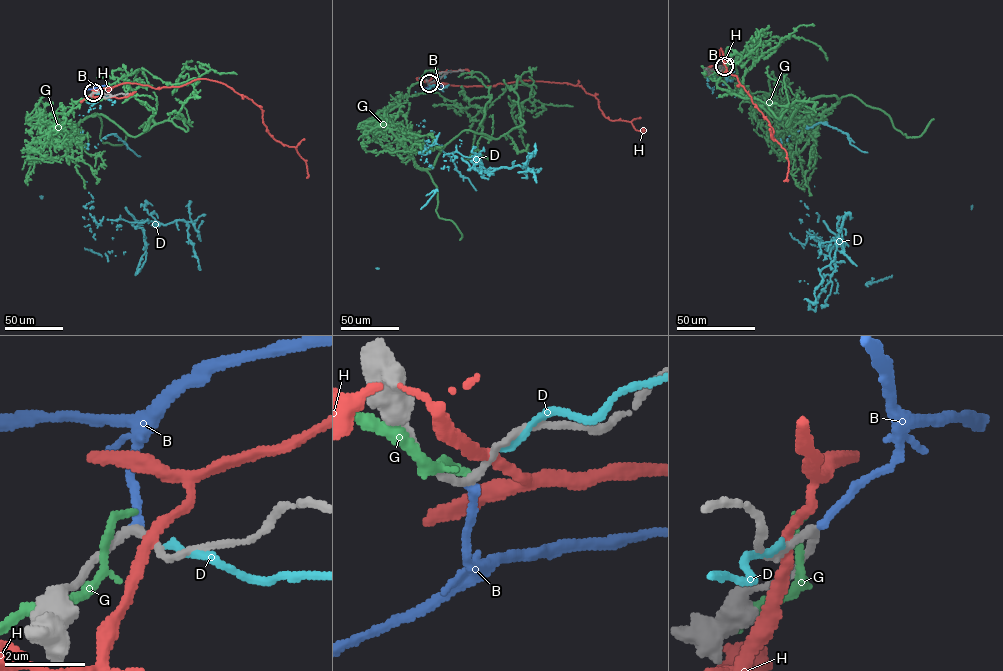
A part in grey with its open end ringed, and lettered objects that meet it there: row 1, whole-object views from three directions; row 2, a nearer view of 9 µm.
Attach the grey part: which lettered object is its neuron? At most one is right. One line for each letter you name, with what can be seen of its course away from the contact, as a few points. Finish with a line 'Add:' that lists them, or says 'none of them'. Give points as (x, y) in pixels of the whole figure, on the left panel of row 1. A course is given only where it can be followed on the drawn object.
B: via (93, 92), (95, 88), (107, 85)
Add: B

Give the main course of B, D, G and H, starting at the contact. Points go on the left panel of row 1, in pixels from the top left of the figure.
B: (93, 92), (95, 88), (107, 85)
D: (94, 93), (82, 131), (90, 215), (159, 225), (144, 207), (138, 156), (114, 134), (103, 138)
G: (92, 93), (63, 117), (75, 131), (102, 114), (134, 136), (168, 120), (186, 131), (197, 79), (141, 68)
H: (94, 92), (123, 83), (161, 88), (197, 79), (222, 82), (260, 107), (269, 134), (305, 161), (306, 177)

